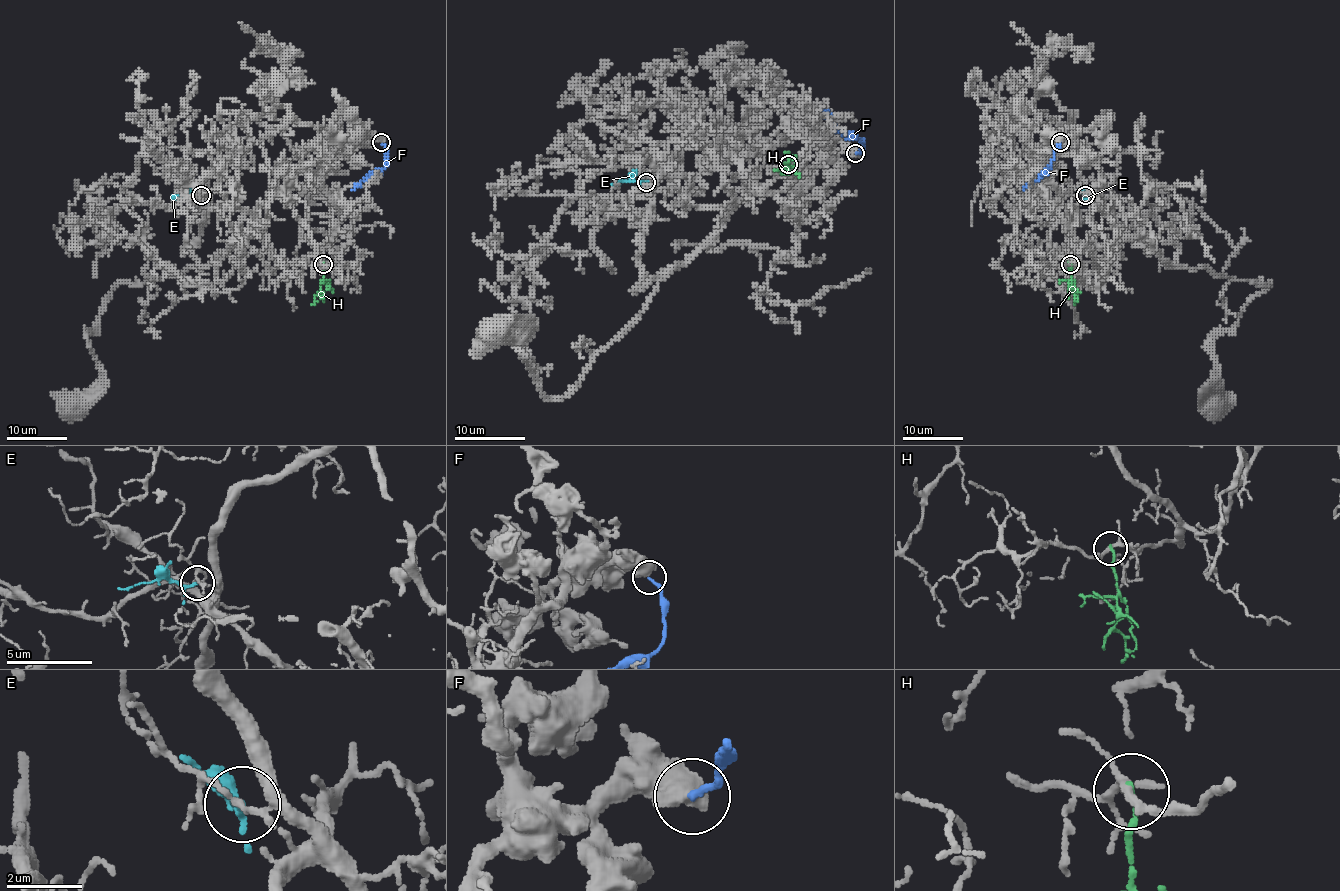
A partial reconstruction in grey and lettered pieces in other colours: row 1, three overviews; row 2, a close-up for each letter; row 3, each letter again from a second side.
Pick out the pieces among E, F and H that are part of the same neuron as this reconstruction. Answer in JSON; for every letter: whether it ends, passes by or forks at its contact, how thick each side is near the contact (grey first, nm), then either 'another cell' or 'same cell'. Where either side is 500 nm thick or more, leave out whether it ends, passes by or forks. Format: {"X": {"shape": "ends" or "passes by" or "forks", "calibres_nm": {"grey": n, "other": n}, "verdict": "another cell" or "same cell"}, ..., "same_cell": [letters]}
{"E": {"shape": "passes by", "calibres_nm": {"grey": 130, "other": 120}, "verdict": "another cell"}, "F": {"calibres_nm": {"grey": 700, "other": 170}, "verdict": "another cell"}, "H": {"shape": "ends", "calibres_nm": {"grey": 190, "other": 150}, "verdict": "another cell"}, "same_cell": []}

